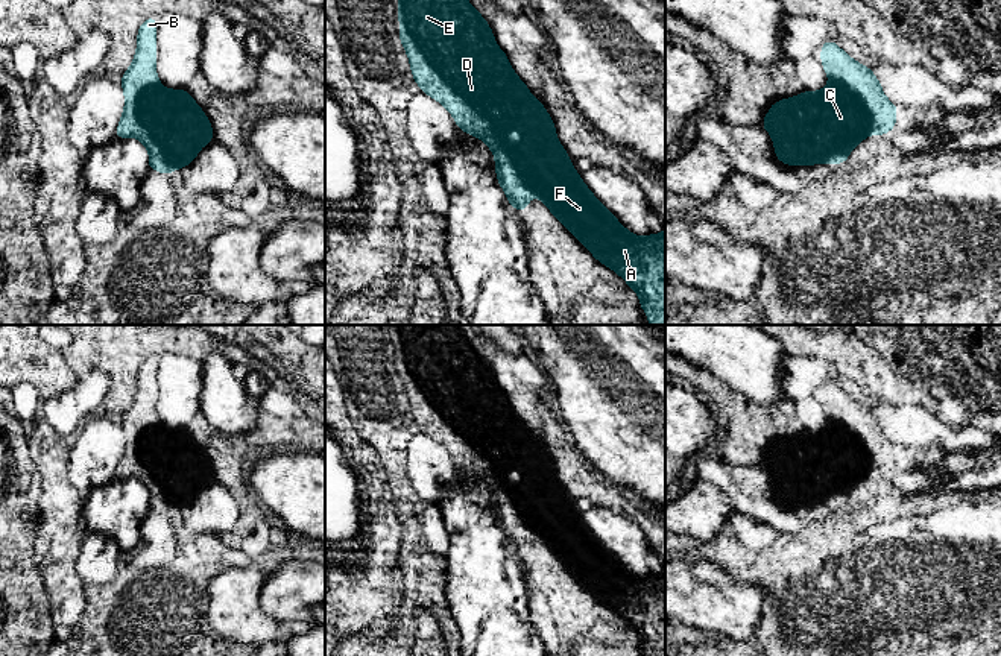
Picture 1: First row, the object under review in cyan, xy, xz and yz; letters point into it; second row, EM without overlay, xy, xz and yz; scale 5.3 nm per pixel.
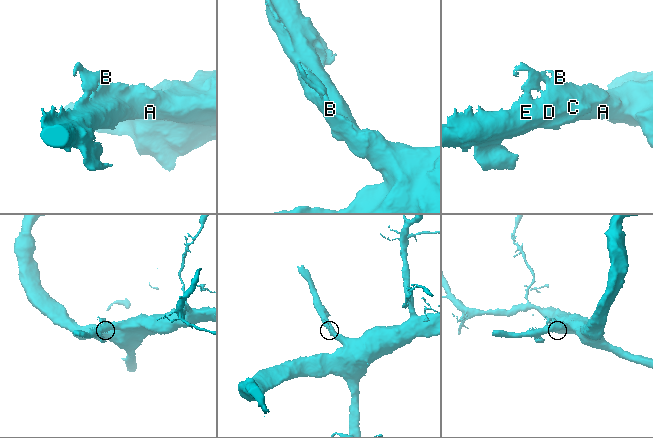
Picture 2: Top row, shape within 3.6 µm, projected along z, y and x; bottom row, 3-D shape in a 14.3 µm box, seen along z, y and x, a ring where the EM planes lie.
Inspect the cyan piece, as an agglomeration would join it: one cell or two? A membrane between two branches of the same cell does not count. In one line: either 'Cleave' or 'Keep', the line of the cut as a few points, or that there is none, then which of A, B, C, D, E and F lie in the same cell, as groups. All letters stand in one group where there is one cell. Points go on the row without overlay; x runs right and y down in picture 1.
Keep. No split. Groups: A B C D E F

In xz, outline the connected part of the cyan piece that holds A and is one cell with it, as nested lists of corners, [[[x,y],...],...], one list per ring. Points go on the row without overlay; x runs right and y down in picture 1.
[[[459,325],[392,326],[399,333],[399,380],[415,422],[450,451],[463,472],[486,483],[495,497],[497,519],[510,548],[524,553],[533,535],[597,601],[636,632],[647,656],[665,656],[665,569],[638,577],[598,542],[559,483],[550,454],[515,415],[506,393],[495,384],[491,366],[471,346]]]

